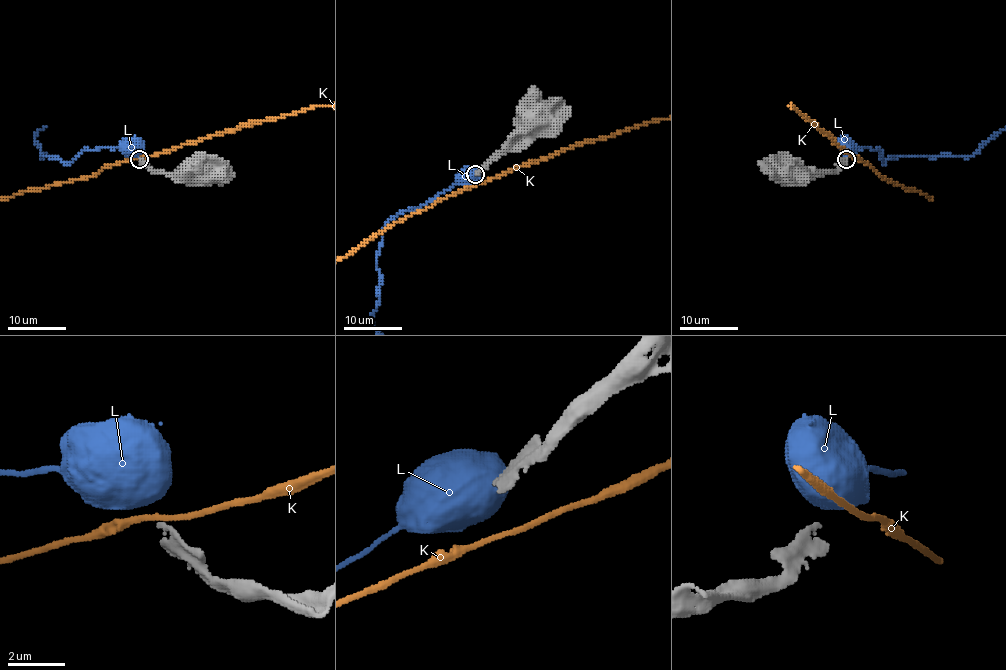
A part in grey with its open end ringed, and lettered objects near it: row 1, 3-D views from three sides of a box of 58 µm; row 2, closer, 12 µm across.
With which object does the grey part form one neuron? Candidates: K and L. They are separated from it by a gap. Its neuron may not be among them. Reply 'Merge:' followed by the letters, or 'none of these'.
Merge: none of these

